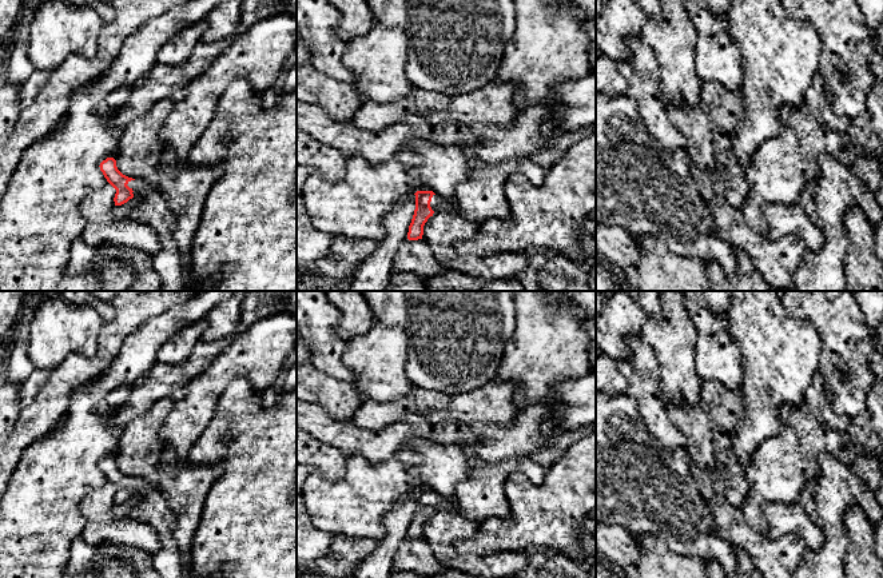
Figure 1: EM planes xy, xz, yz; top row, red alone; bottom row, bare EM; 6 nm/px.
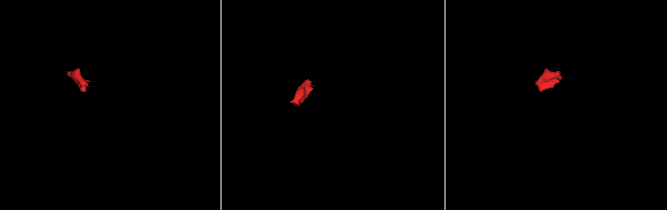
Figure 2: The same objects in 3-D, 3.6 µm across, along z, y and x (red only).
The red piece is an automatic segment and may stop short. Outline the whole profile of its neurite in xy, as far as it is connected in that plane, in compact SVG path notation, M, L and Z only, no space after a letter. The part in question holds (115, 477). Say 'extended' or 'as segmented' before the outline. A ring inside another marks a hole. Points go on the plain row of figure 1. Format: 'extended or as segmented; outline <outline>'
extended; outline M107 457L99 466L107 481L116 489L115 505L122 505L130 498L136 497L139 505L134 518L146 521L158 531L162 545L152 554L152 559L160 578L186 578L178 543L174 538L175 514L156 486L123 474L118 469L114 457Z

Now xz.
extended; outline M417 490L415 509L409 525L407 538L422 538L423 525L434 511L456 511L456 501L448 501L433 490Z

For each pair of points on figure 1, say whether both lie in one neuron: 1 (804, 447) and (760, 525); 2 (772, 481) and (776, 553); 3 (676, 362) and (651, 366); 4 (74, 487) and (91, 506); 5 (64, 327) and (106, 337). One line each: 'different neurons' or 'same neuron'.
1: same neuron
2: different neurons
3: different neurons
4: different neurons
5: different neurons

